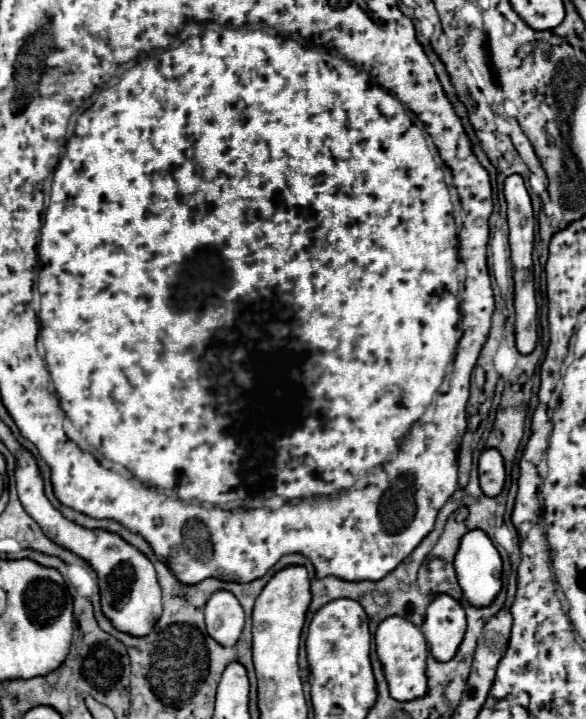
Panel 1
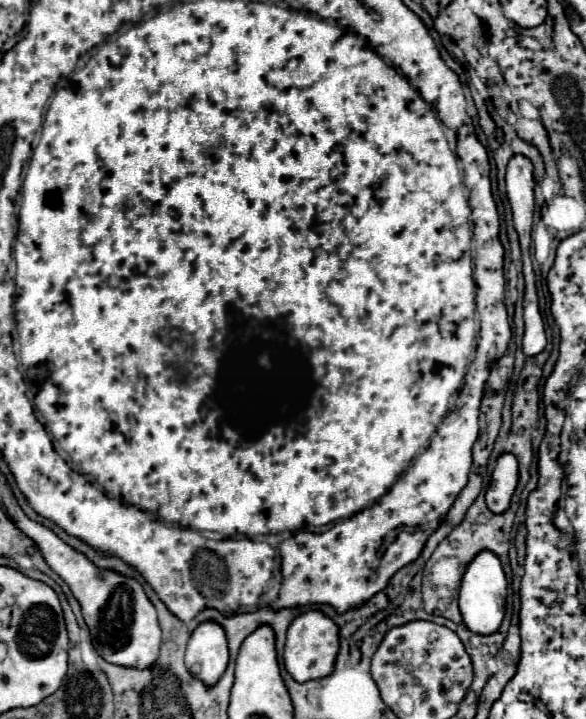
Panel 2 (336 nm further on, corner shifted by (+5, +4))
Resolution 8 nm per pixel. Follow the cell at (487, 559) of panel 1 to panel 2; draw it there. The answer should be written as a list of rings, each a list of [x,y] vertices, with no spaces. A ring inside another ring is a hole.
[[[479,552],[479,556],[475,556],[475,560],[471,560],[471,564],[467,566],[459,592],[459,610],[463,614],[465,626],[481,636],[497,632],[503,620],[505,596],[507,596],[507,580],[499,558],[493,552]]]

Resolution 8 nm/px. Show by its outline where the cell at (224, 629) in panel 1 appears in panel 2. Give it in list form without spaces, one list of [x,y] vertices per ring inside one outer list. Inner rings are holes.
[[[203,622],[191,634],[185,654],[185,664],[189,672],[201,680],[205,686],[219,682],[227,668],[229,650],[223,628],[215,622]]]

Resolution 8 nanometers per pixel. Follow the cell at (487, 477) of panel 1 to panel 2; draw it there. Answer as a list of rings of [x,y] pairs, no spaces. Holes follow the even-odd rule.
[[[503,454],[497,460],[497,466],[491,476],[491,484],[485,494],[485,500],[487,500],[487,506],[491,512],[503,514],[509,508],[517,482],[519,482],[517,458],[513,454]]]

